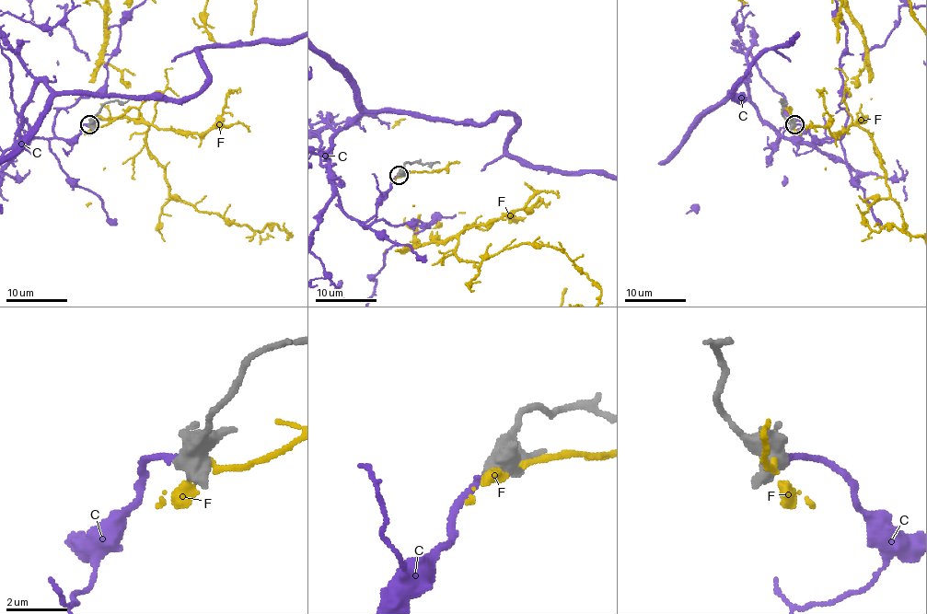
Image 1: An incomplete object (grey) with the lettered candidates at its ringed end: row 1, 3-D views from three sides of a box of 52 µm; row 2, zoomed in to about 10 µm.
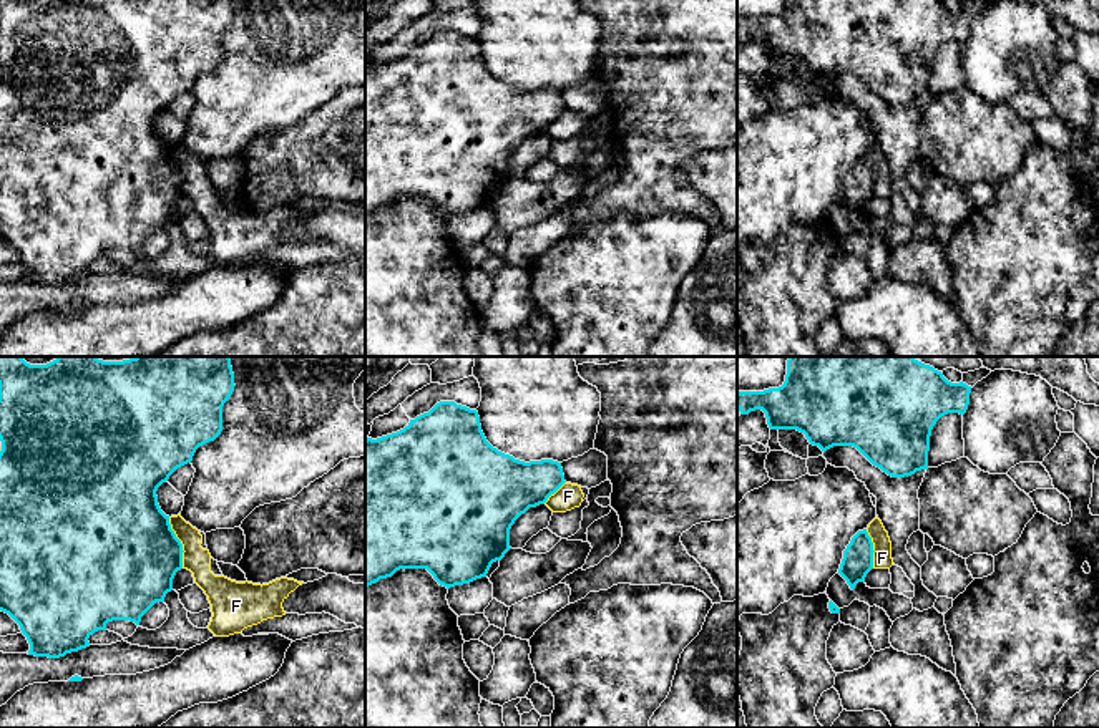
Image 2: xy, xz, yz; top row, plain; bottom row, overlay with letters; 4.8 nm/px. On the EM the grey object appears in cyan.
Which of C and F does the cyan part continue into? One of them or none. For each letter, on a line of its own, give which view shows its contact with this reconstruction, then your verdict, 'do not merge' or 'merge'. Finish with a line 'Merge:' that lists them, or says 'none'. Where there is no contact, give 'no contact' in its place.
C: no contact | merge
F: xy | do not merge
Merge: C

